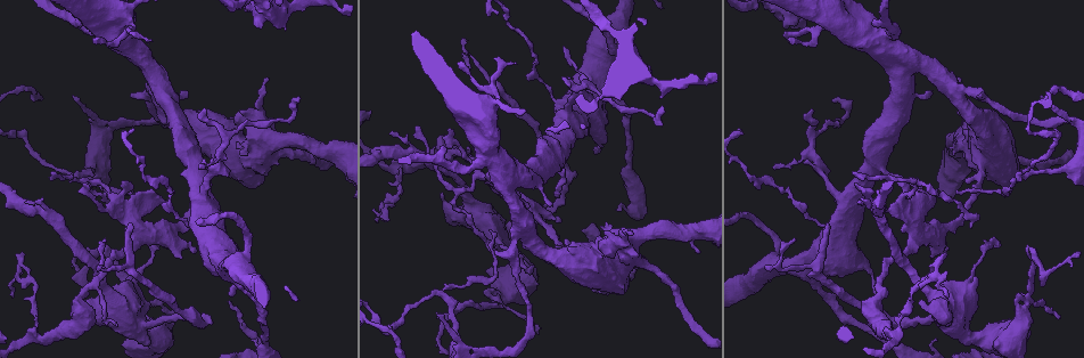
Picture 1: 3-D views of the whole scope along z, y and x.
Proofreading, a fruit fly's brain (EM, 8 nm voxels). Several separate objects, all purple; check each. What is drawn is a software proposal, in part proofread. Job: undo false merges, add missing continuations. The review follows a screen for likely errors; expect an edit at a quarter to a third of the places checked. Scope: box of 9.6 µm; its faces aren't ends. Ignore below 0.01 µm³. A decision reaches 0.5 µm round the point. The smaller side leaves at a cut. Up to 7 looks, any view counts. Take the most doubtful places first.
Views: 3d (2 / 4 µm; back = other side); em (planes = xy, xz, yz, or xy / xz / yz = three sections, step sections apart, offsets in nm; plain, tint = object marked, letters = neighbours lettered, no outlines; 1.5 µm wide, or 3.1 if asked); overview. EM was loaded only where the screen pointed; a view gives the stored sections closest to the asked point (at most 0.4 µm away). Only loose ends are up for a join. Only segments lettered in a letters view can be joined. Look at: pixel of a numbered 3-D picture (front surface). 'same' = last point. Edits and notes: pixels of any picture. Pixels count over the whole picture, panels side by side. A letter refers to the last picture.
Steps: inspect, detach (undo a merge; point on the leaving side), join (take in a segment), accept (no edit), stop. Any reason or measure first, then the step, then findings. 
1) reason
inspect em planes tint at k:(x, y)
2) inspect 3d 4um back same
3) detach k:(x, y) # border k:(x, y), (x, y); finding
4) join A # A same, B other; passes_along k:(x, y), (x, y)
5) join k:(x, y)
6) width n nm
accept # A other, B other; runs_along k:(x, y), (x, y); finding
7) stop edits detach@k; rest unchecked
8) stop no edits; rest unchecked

tapers out
inspect em planes letters at 1:(153, 41)

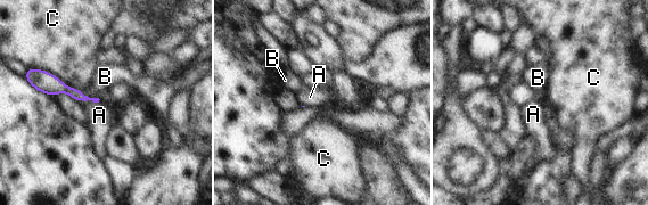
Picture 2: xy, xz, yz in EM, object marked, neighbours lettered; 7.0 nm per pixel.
join A # A same, B other, C other; the neuron continues

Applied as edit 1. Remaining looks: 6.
branch stops here
inspect 3d 2um at 1:(228, 303)

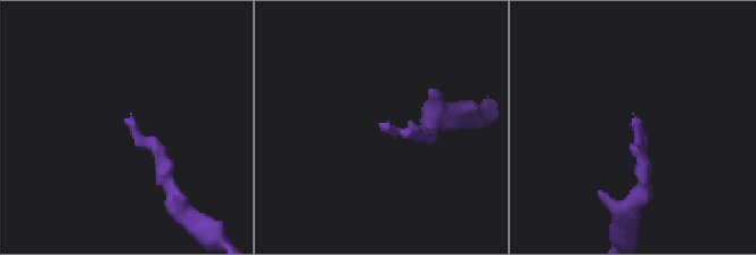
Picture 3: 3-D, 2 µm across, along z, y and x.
shape alone is not enough
inspect em planes letters at 3:(632, 120)

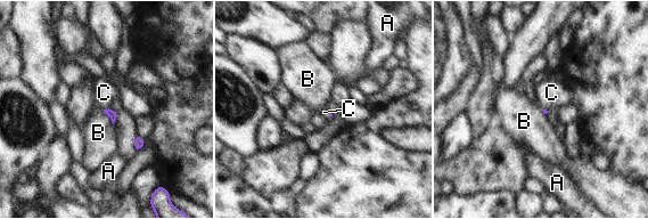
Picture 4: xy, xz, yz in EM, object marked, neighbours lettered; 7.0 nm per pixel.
join C # A other, B other, C same; passes_along 4:(112, 114), (106, 110), (104, 92); it goes on there

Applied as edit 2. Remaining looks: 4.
two arms in line, one across
inspect 3d 4um back at 1:(498, 300)

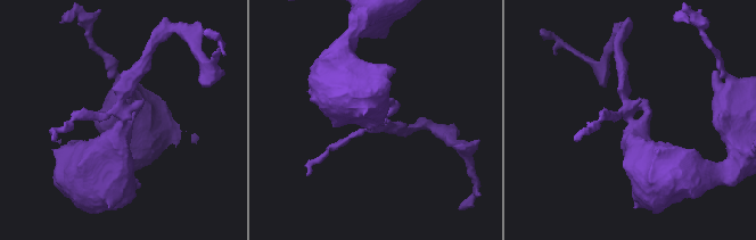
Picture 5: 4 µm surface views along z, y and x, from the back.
inspect em planes tint at 5:(629, 102)

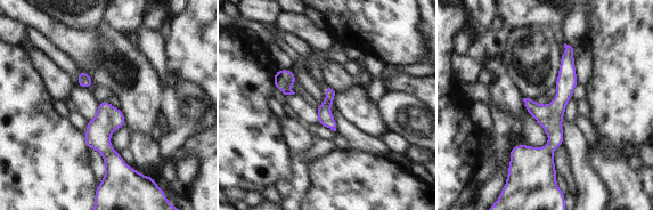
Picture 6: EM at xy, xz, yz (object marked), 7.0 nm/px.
what lies round it
inspect em planes letters same

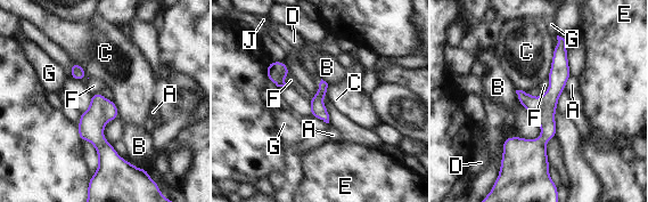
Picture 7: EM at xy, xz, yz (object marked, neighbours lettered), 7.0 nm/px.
width 110 nm
accept # A other, B other, C other, D other, E other, F other, G other, J other; runs_along 7:(560, 40), (538, 169); continuous, no second neuron

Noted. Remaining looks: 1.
stop edits join@2, join@4; rest unchecked

